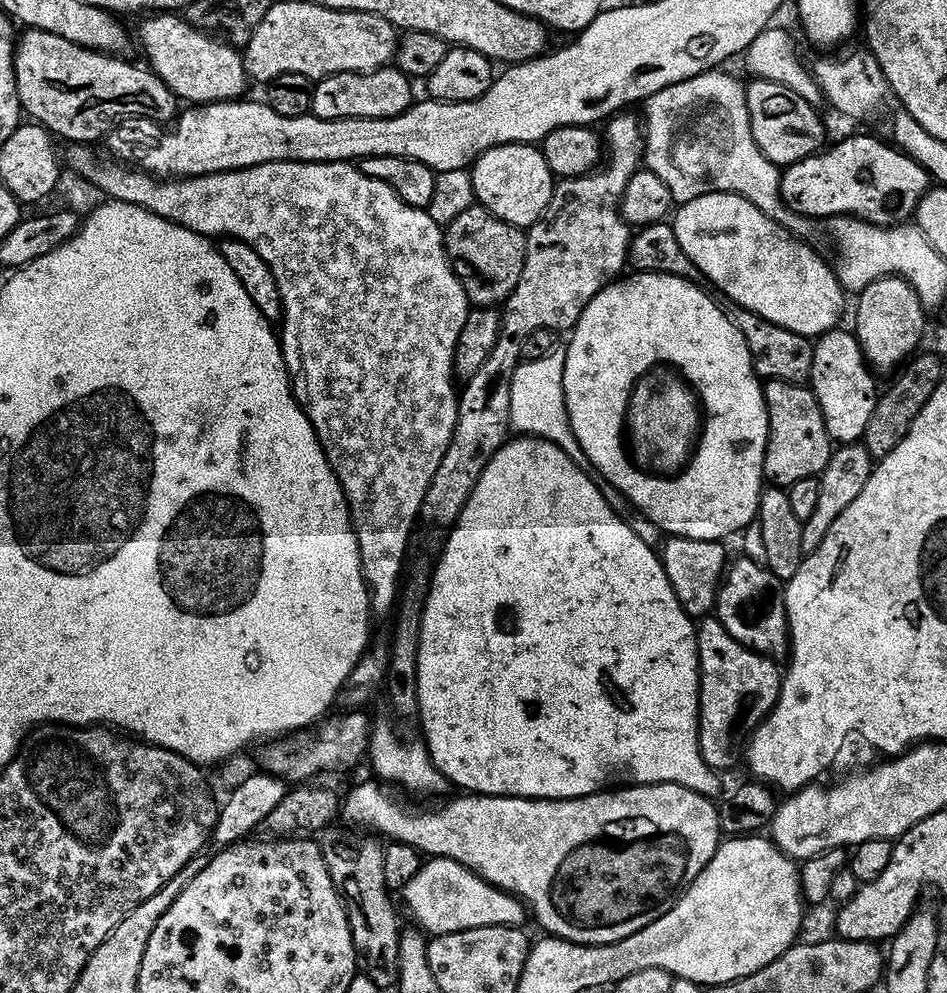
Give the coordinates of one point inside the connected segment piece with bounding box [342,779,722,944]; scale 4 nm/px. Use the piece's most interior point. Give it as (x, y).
(595, 869)

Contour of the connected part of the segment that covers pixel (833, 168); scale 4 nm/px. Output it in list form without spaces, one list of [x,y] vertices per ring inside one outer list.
[[[848,136],[845,140],[840,140],[837,144],[829,143],[823,150],[815,152],[813,156],[802,158],[798,162],[787,165],[780,173],[780,197],[784,200],[786,206],[798,215],[816,218],[816,216],[825,216],[831,218],[834,216],[855,216],[857,220],[865,220],[871,224],[882,224],[885,226],[895,226],[903,224],[915,213],[918,202],[922,198],[922,194],[928,191],[930,187],[930,177],[924,167],[917,160],[911,160],[905,152],[893,146],[891,143],[879,140],[876,136]]]

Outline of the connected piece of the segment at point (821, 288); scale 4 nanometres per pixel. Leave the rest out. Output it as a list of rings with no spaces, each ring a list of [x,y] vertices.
[[[732,192],[706,193],[681,203],[673,213],[671,226],[686,256],[714,282],[716,288],[767,321],[809,338],[828,332],[843,321],[847,295],[835,269],[829,263],[827,265],[814,249],[799,243],[795,235],[768,219],[748,199]]]

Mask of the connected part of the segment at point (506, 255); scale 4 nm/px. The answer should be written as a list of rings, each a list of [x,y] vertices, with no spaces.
[[[475,202],[450,221],[443,233],[444,248],[457,278],[462,282],[469,305],[478,308],[503,305],[514,286],[518,286],[518,278],[522,278],[528,245],[525,229],[507,224],[483,204]]]

